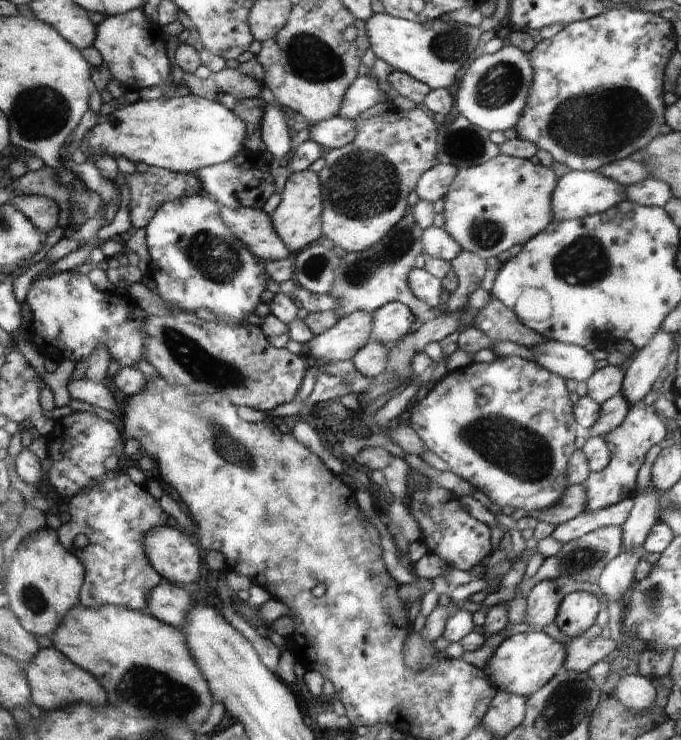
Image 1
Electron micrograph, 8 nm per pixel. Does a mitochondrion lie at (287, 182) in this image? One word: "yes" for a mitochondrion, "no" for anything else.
no

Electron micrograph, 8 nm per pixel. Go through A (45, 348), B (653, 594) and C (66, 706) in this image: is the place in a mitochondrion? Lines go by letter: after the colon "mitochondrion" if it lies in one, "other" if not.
A: other
B: mitochondrion
C: other

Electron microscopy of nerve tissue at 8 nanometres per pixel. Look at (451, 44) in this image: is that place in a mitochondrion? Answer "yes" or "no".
yes

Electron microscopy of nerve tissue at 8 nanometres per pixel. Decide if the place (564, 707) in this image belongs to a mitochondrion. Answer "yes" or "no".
yes

